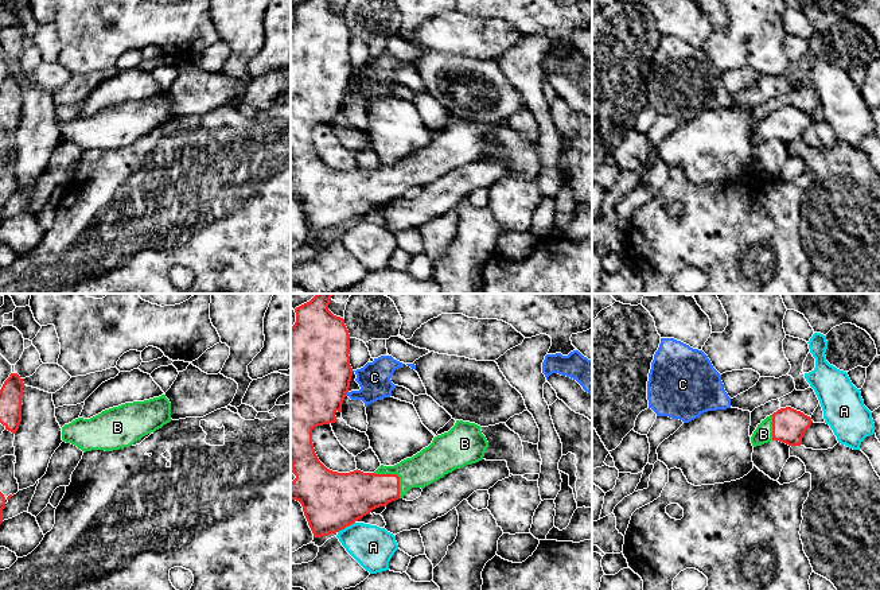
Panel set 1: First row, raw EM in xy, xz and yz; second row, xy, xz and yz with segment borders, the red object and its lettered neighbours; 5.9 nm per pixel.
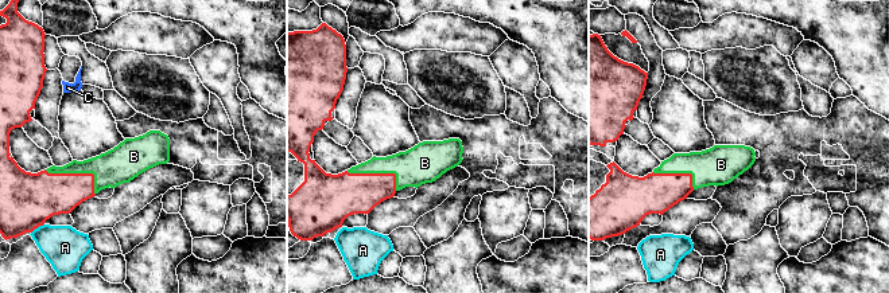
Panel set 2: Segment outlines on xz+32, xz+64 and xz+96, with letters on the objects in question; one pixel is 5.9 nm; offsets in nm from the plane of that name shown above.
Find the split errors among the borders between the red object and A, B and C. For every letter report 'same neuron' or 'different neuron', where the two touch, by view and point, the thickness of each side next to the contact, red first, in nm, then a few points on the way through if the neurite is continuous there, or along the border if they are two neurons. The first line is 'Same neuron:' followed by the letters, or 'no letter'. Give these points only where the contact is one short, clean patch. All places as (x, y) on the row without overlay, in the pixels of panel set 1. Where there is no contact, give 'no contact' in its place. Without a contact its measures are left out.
Same neuron: B
A: different neuron | xz (346, 224) | 360/260 nm
B: same neuron | xz (397, 174) | 240/200 nm | across xz (359, 190), (378, 187), (397, 174), (419, 170), (433, 160)
C: different neuron | xz (346, 92) | 500/190 nm

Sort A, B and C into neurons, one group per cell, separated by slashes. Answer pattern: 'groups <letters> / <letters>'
groups A / B / C

